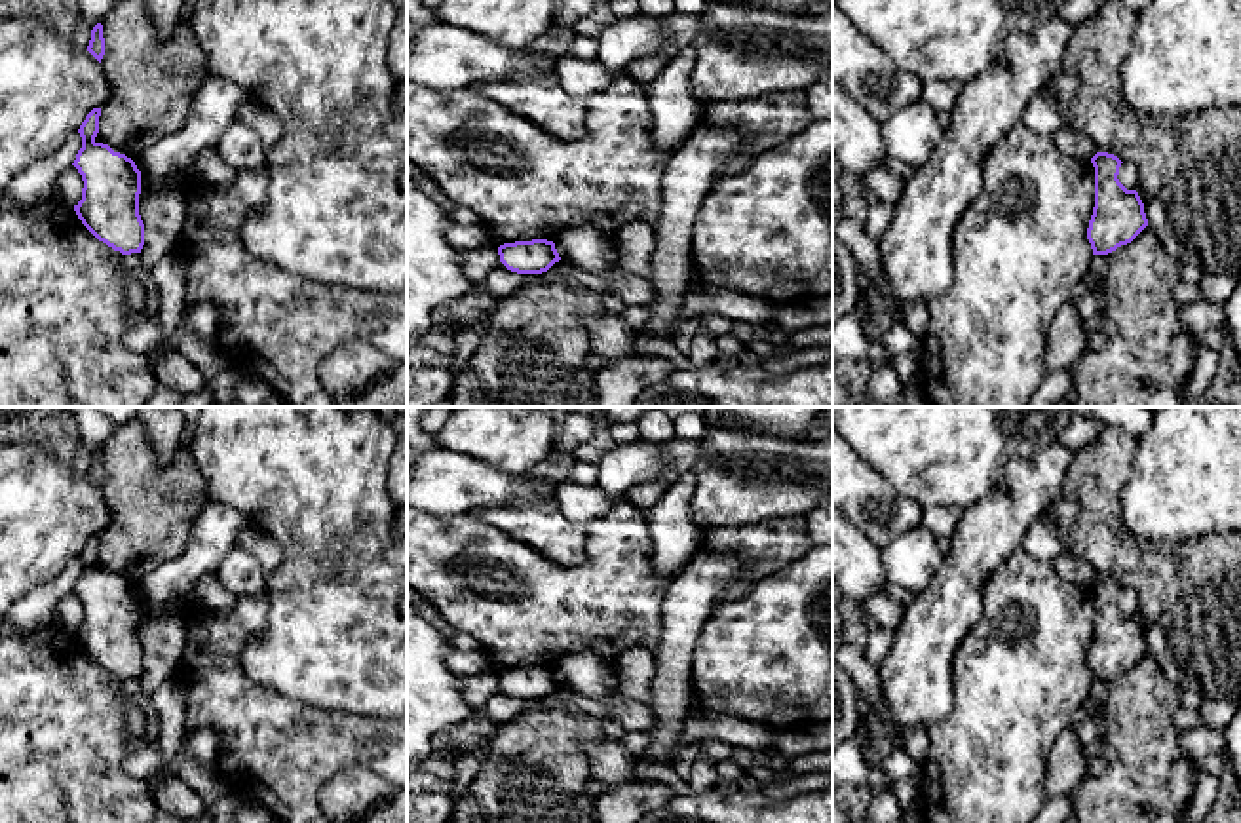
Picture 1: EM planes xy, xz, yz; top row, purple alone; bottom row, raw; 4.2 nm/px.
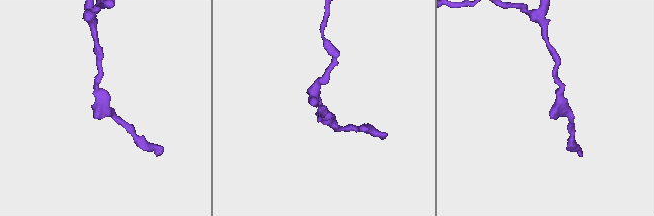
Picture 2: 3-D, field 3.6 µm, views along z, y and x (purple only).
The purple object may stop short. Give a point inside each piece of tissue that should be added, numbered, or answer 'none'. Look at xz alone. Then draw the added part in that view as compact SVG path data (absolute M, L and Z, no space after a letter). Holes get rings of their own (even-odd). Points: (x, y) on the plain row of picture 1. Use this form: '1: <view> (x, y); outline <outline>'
none

